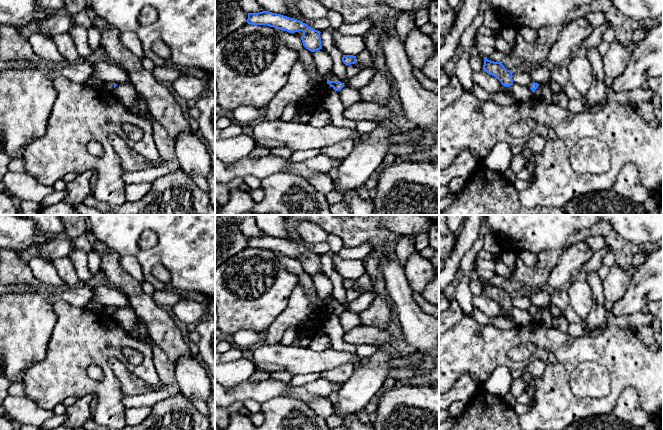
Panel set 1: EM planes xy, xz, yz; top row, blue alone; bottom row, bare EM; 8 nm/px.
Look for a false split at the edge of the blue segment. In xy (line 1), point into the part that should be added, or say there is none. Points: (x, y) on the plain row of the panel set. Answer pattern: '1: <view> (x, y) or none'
1: none

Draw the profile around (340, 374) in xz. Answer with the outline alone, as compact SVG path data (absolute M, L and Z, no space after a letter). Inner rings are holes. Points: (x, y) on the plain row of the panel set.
M350 363L343 364L334 369L322 371L320 376L332 383L343 384L353 375L355 367Z

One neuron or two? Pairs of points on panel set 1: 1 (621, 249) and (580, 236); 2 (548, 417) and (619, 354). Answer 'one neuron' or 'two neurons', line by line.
1: one neuron
2: one neuron

